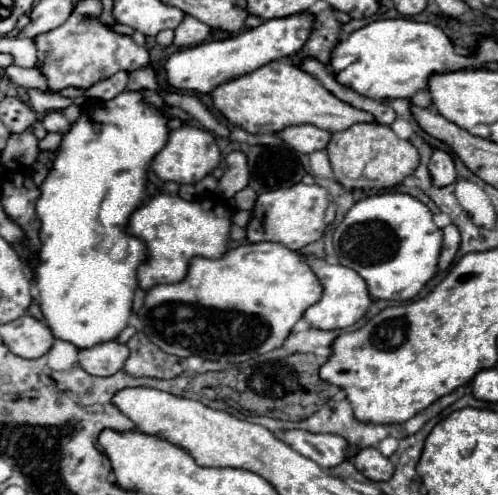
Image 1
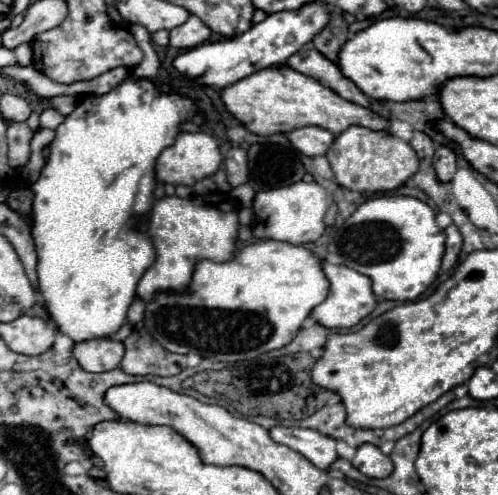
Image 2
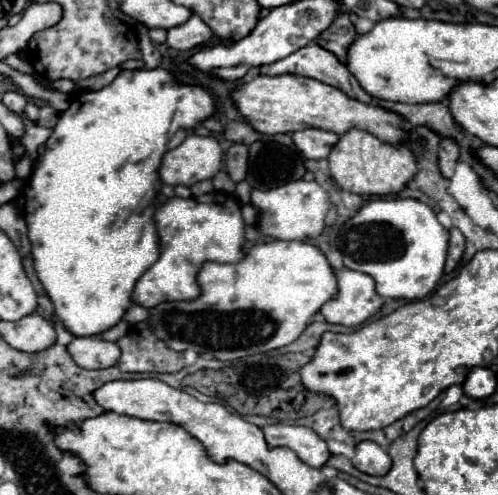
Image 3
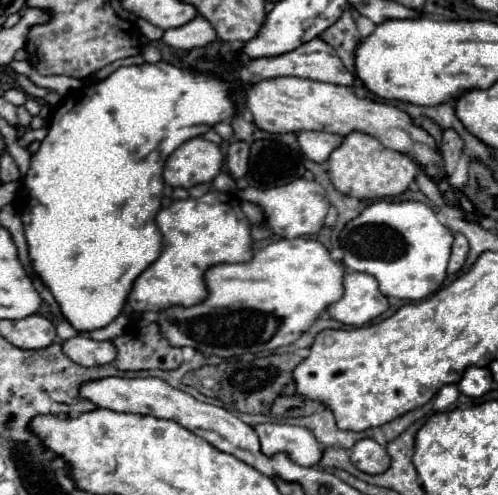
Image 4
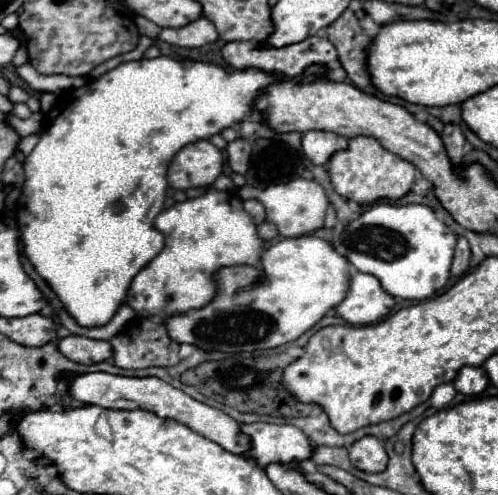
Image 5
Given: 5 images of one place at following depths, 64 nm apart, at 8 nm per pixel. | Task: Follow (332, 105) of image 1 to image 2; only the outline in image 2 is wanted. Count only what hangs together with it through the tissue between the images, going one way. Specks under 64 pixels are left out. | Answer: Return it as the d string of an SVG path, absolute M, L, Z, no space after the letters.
M272 66L260 72L254 72L228 88L222 90L222 100L230 114L242 122L254 134L278 134L292 132L302 126L320 126L332 134L340 134L350 126L364 126L370 130L388 130L390 120L384 120L378 112L352 104L332 92L328 86L304 76L288 66Z

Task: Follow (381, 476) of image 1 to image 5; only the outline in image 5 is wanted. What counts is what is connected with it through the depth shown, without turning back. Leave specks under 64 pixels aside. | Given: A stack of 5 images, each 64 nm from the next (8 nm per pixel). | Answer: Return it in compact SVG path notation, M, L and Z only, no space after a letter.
M364 436L350 446L350 460L358 470L382 472L388 464L388 454L376 436Z

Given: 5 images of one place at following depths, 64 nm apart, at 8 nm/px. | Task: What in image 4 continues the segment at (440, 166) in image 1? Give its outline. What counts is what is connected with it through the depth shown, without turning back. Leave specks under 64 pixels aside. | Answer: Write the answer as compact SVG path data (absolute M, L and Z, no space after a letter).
M452 128L444 130L440 150L442 150L442 156L444 156L444 170L446 170L448 176L454 172L454 168L456 168L460 156L462 156L462 148L464 148L464 142L458 136L458 132L452 130Z

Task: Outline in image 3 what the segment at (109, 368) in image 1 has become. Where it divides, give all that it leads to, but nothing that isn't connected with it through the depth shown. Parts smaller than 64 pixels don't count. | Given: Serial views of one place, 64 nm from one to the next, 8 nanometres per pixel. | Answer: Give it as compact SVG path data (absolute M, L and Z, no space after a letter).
M82 336L74 338L66 346L68 354L72 360L88 370L98 370L98 368L110 368L118 362L120 358L120 348L116 342L102 340L100 336Z

